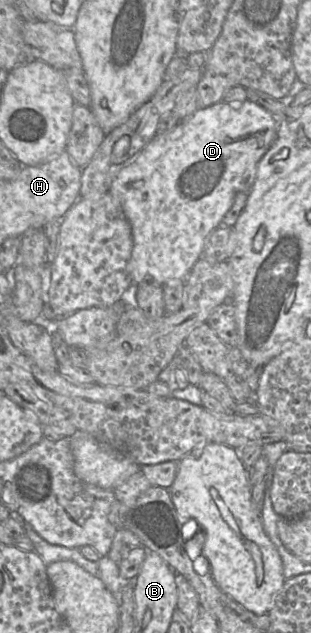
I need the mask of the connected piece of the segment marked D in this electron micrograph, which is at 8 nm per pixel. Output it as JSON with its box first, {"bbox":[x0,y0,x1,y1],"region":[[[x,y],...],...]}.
{"bbox":[110,100,277,286],"region":[[[248,100],[221,101],[204,109],[198,109],[174,128],[155,135],[139,155],[119,172],[110,189],[110,193],[121,205],[131,226],[133,248],[128,271],[133,284],[151,283],[163,286],[169,281],[183,281],[186,278],[195,263],[201,258],[207,236],[221,226],[223,217],[232,207],[236,195],[240,192],[250,192],[256,180],[258,164],[272,147],[276,138],[277,122],[274,117],[260,105]]]}

